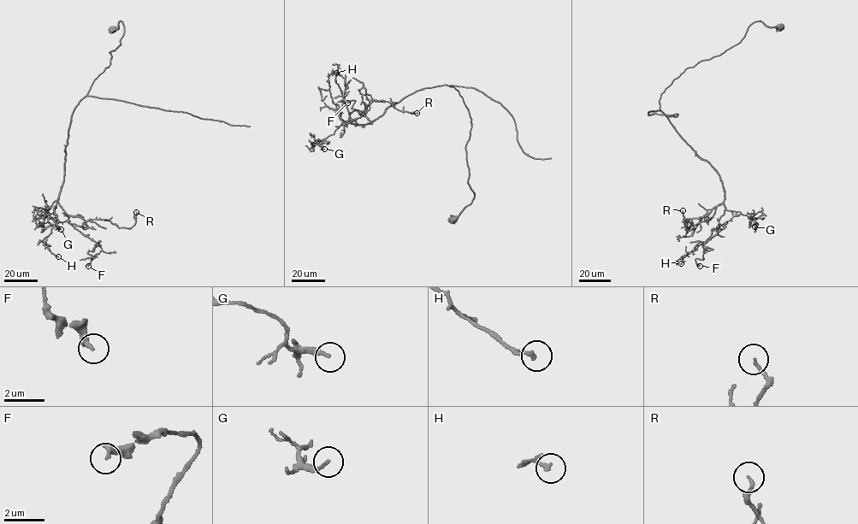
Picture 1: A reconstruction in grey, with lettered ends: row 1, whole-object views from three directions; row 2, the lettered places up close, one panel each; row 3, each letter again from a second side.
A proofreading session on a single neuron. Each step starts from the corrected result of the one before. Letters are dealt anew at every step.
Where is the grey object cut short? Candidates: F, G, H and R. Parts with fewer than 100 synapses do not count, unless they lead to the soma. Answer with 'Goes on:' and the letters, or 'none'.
Goes on: none

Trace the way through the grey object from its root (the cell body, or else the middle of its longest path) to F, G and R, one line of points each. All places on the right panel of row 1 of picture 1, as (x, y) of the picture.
F: (779, 27), (755, 21), (659, 100), (723, 185), (725, 225), (700, 266)
G: (779, 27), (755, 21), (739, 43), (685, 69), (659, 101), (718, 174), (724, 208), (755, 218), (754, 226)
R: (779, 27), (755, 21), (661, 94), (660, 110), (724, 191), (712, 218), (686, 227), (683, 210)

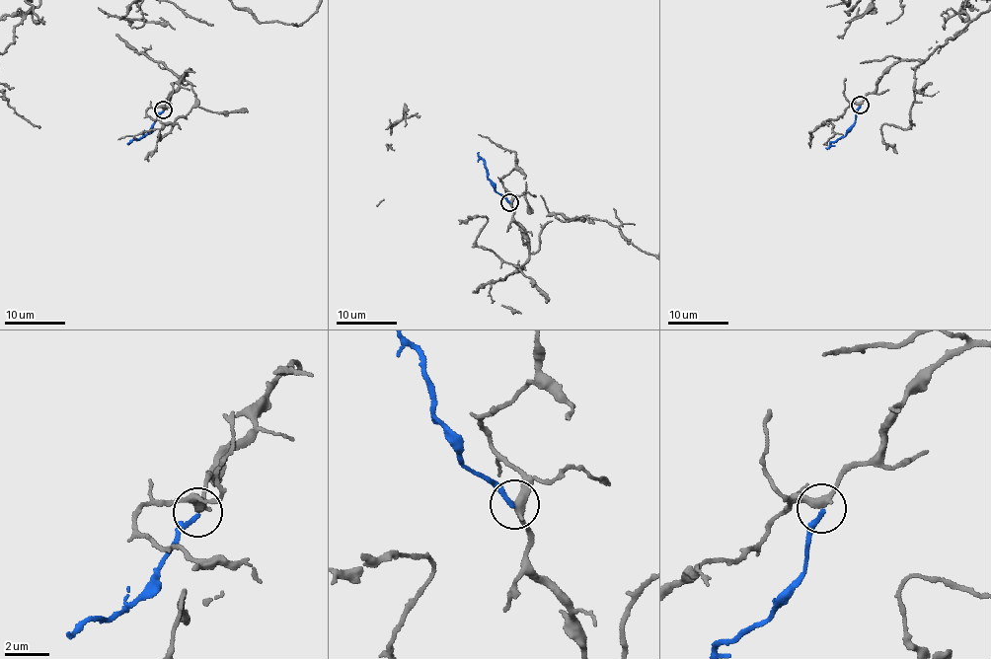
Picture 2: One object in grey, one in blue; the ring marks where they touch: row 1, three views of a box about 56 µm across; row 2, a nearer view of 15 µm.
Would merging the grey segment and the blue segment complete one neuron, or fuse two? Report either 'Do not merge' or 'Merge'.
Do not merge

